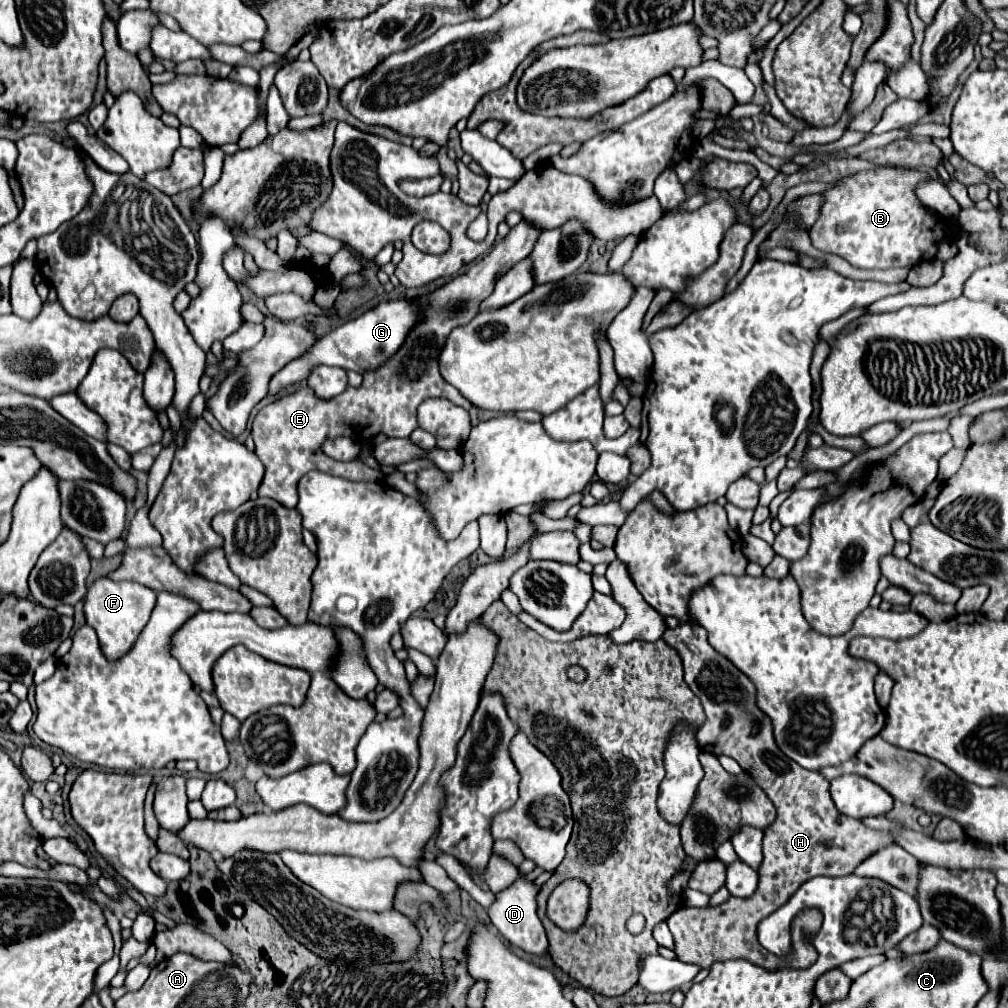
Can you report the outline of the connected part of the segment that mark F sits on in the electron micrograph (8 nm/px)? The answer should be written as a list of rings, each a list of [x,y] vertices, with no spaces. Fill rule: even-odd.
[[[100,577],[88,587],[88,593],[84,597],[84,617],[86,623],[96,631],[100,647],[110,661],[120,659],[134,645],[138,633],[148,623],[154,603],[156,603],[156,593],[132,581],[112,581],[108,577]]]

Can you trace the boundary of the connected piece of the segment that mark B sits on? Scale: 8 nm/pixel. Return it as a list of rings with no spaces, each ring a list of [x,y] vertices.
[[[878,167],[874,171],[862,171],[840,179],[834,189],[824,193],[826,203],[820,213],[820,221],[816,221],[816,225],[812,227],[812,245],[820,251],[840,255],[850,265],[860,269],[892,269],[918,265],[920,261],[934,259],[940,243],[956,241],[956,231],[946,219],[928,215],[918,197],[914,195],[914,187],[924,179],[928,179],[928,175],[898,167]]]

